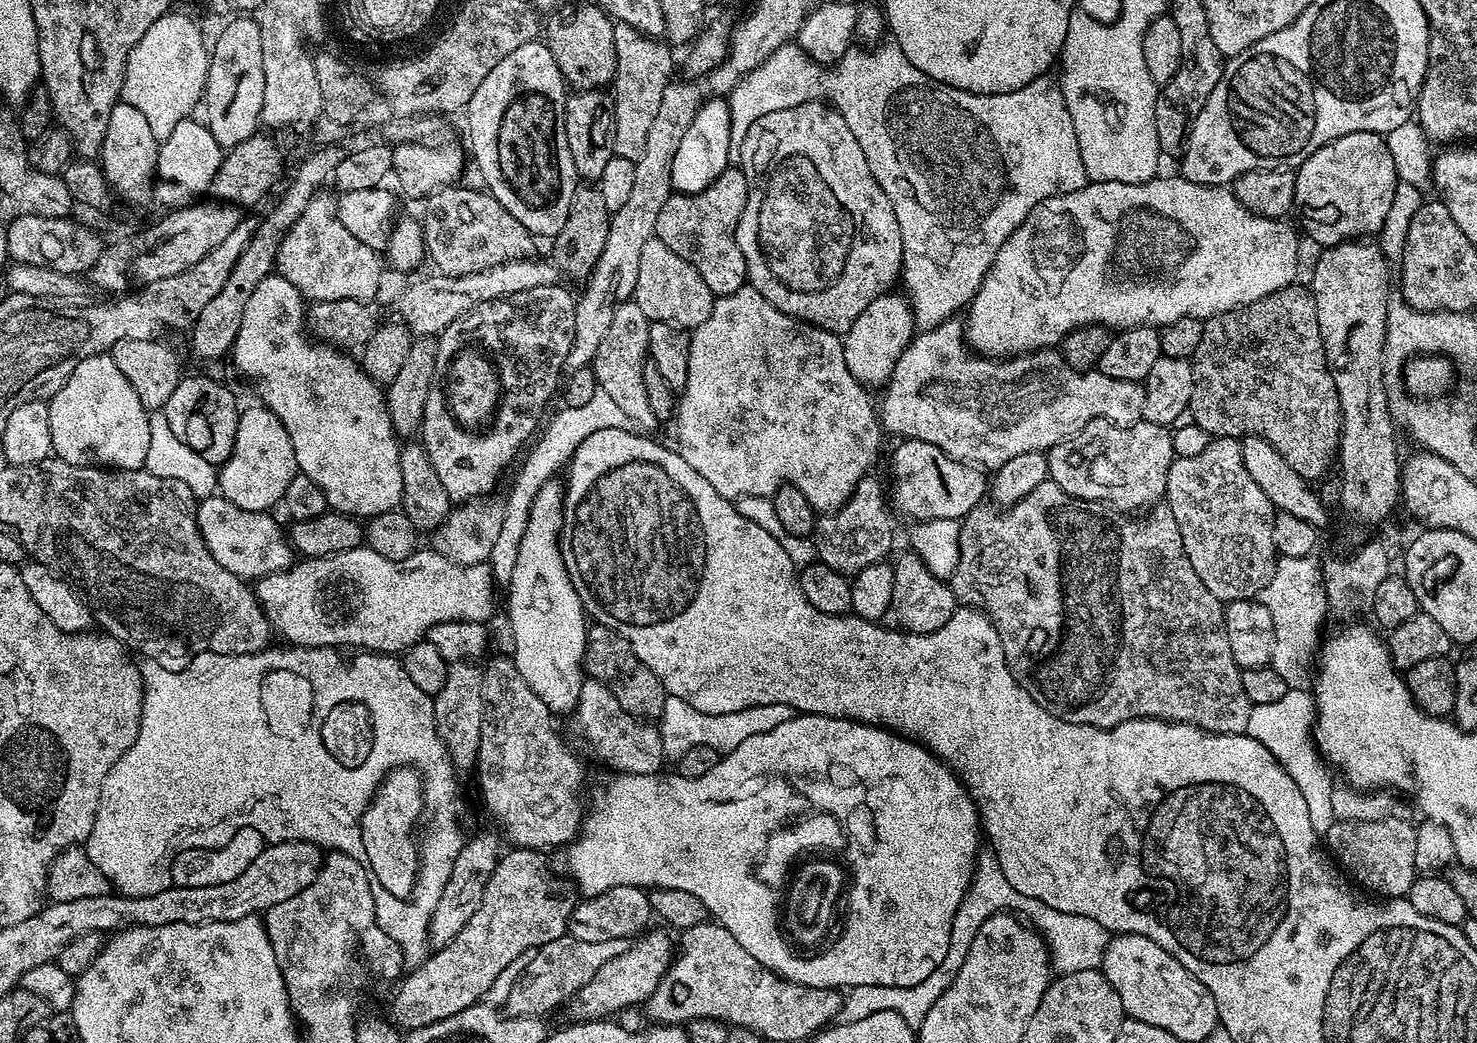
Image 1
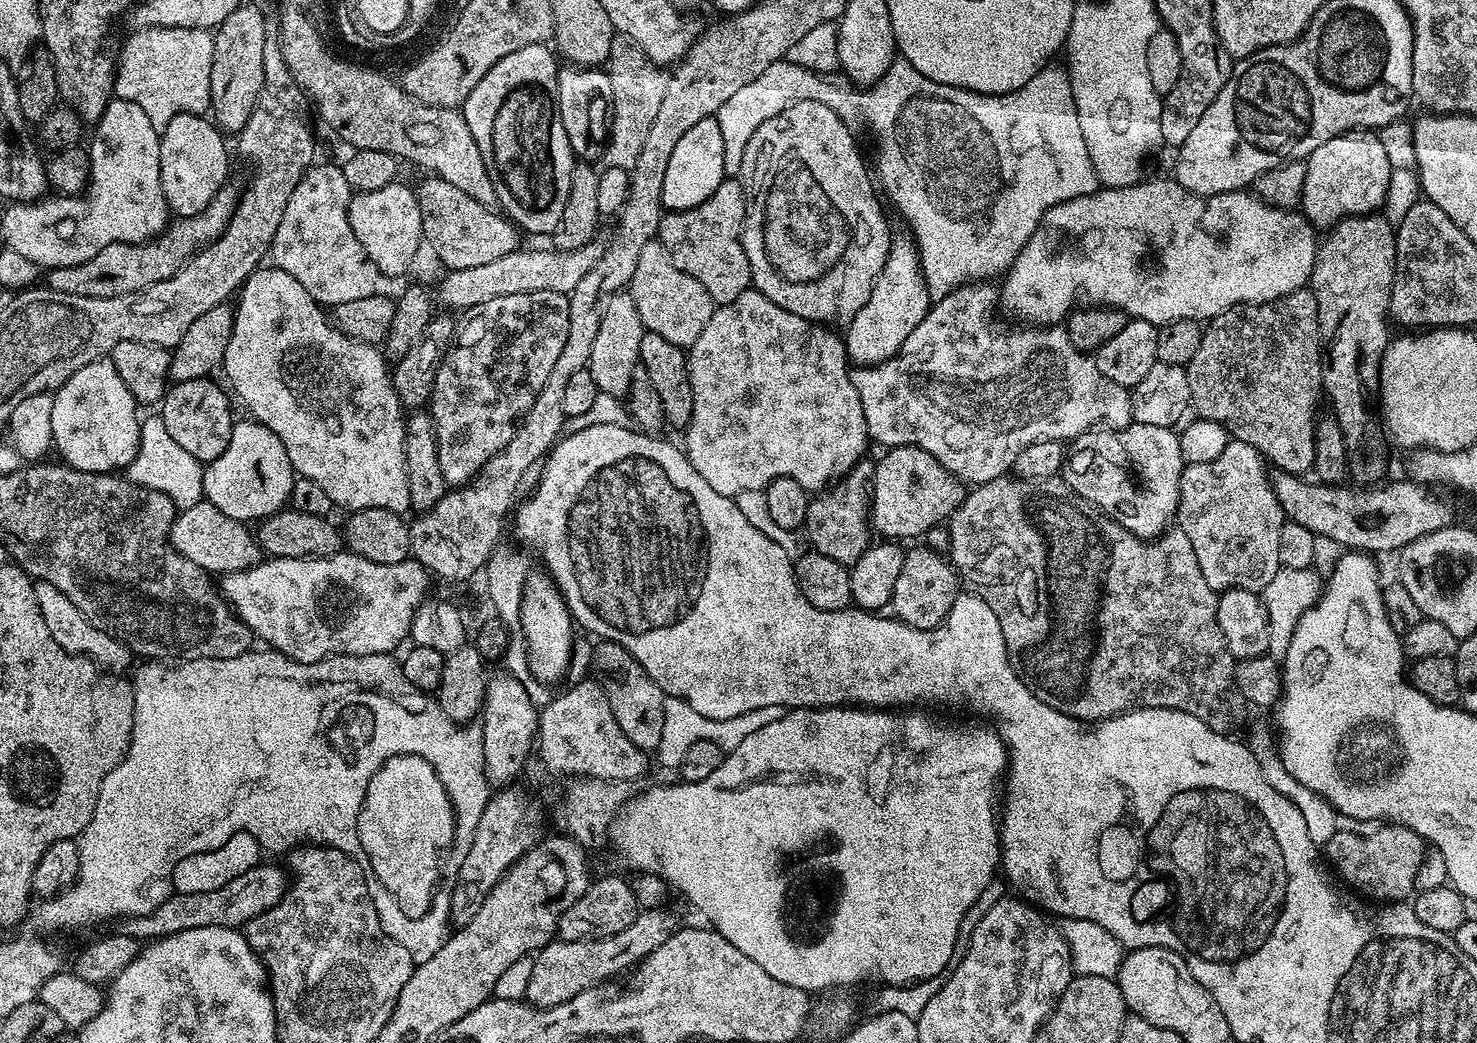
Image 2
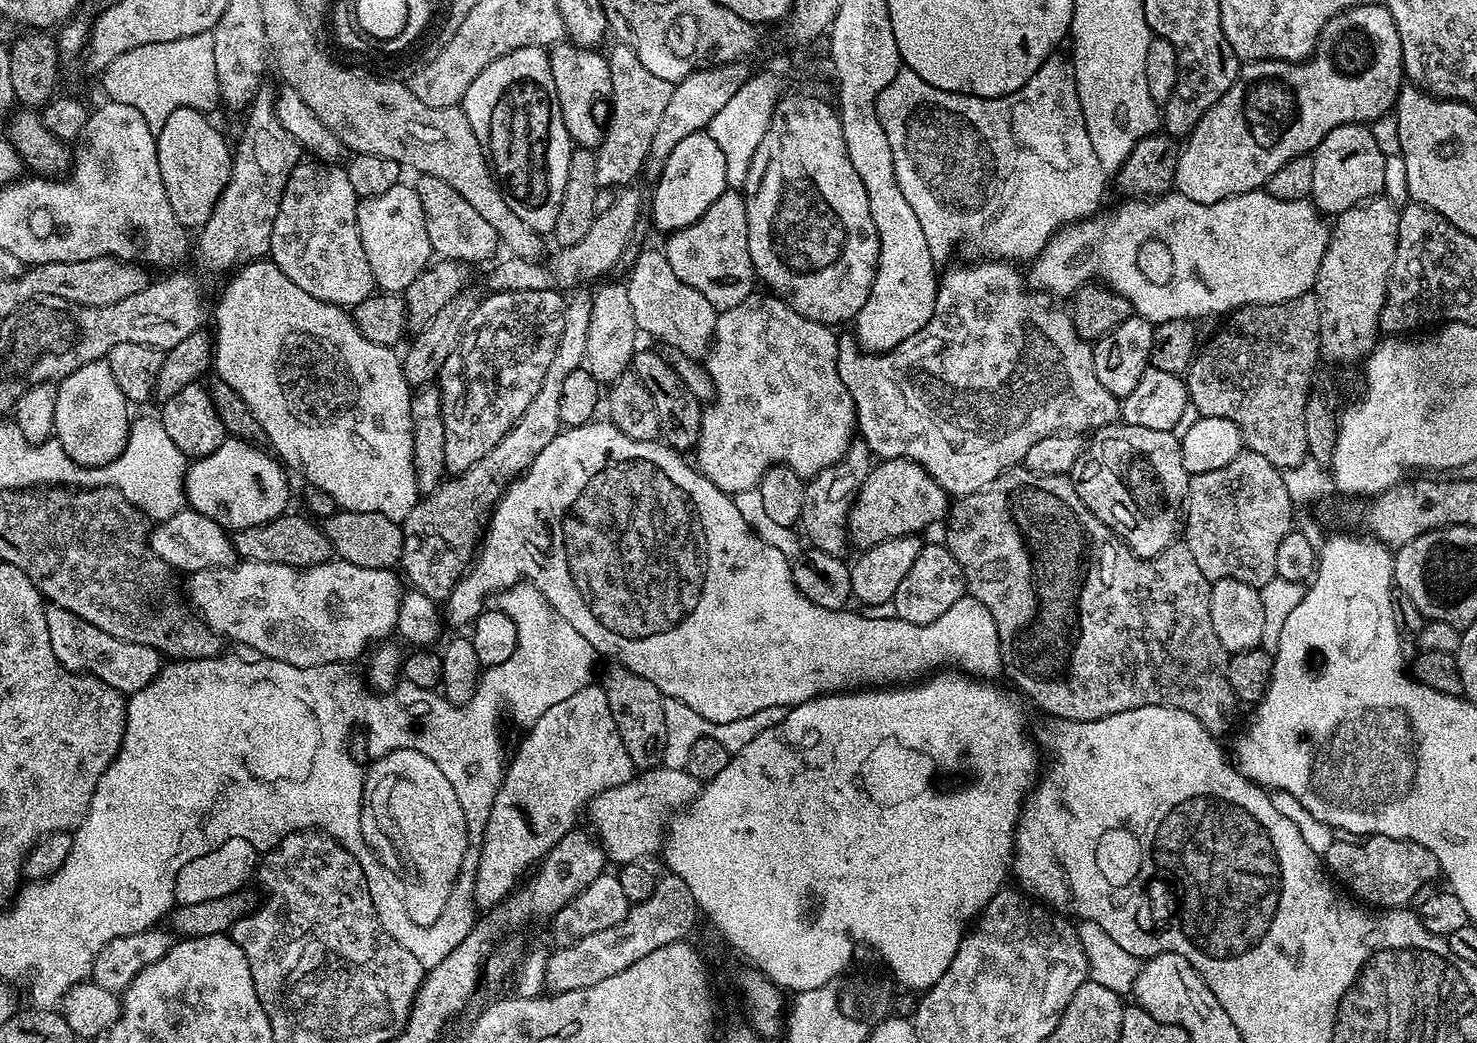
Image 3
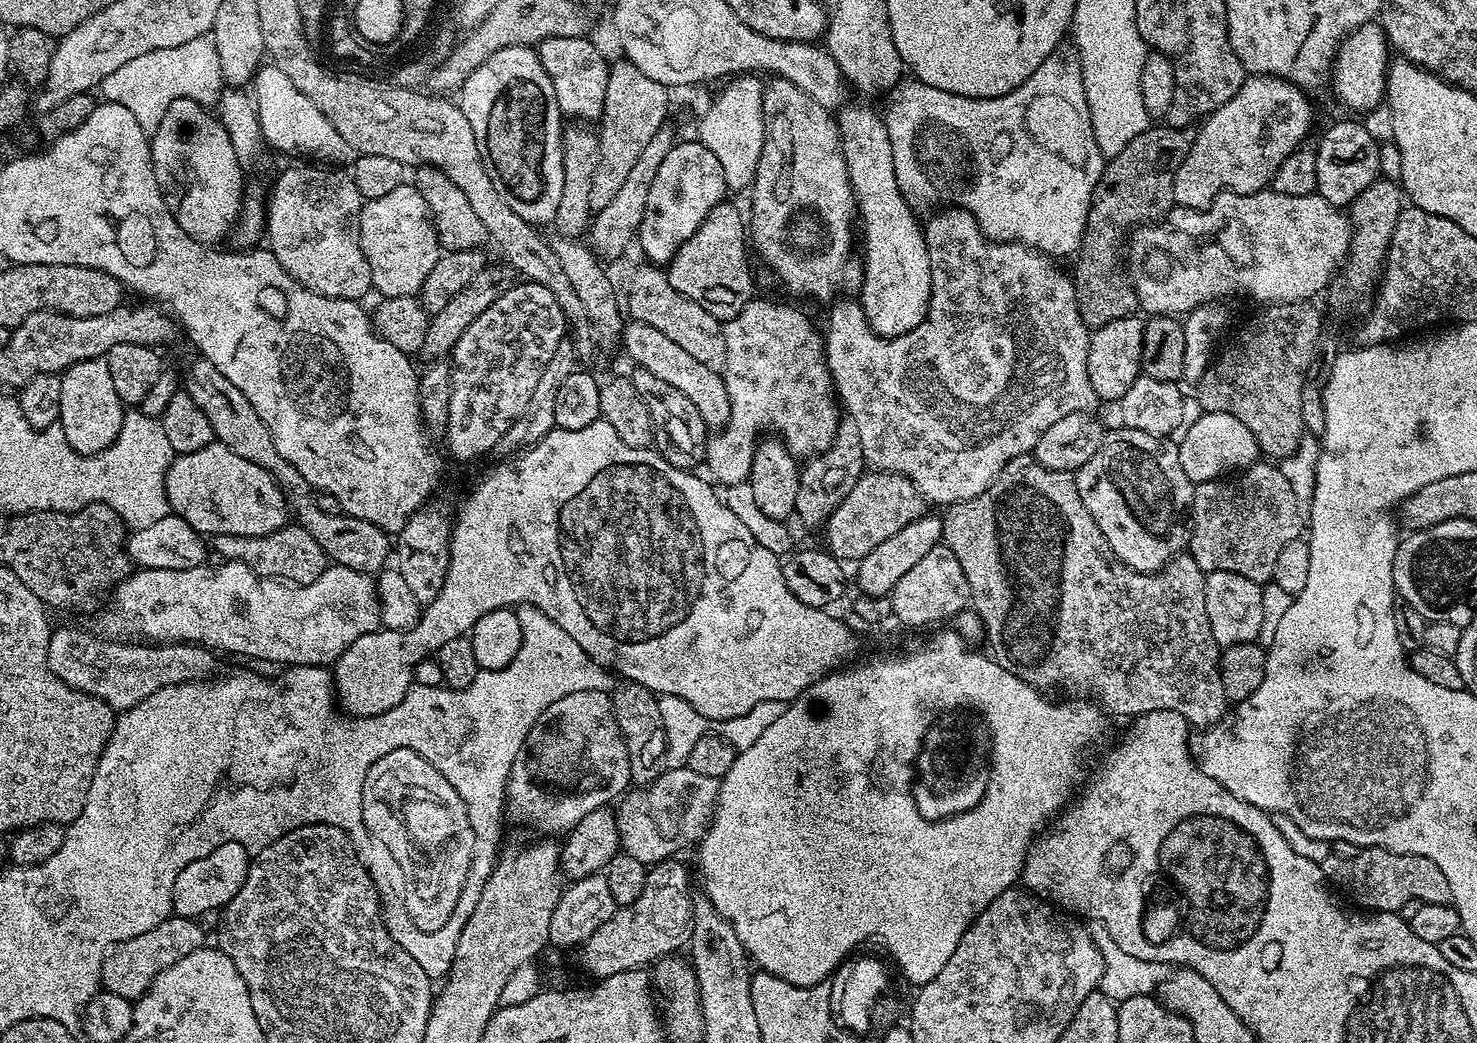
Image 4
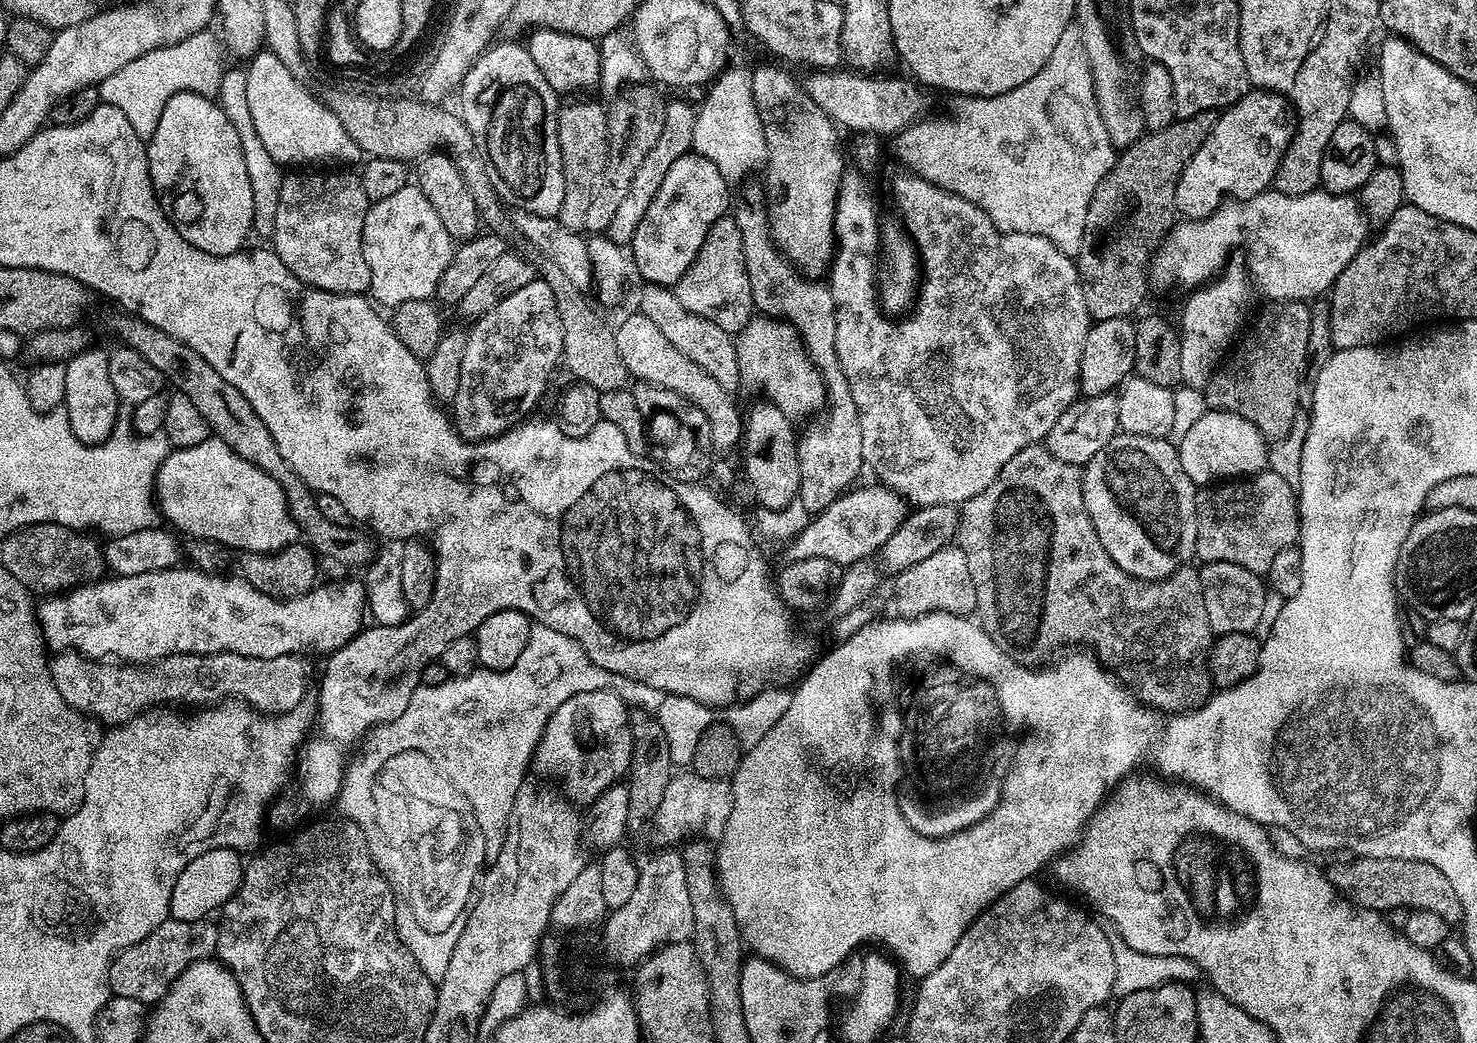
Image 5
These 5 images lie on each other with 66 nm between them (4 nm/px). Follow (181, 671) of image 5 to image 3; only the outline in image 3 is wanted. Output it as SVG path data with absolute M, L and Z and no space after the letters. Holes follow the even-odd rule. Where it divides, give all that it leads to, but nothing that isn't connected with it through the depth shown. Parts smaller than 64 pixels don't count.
M48 606L44 613L46 630L50 630L50 646L54 650L54 658L68 672L96 676L106 686L125 694L142 690L142 686L159 676L162 657L158 650L114 638L106 634L106 630L98 630L98 626L78 618L78 614L70 614L70 610L65 608Z

